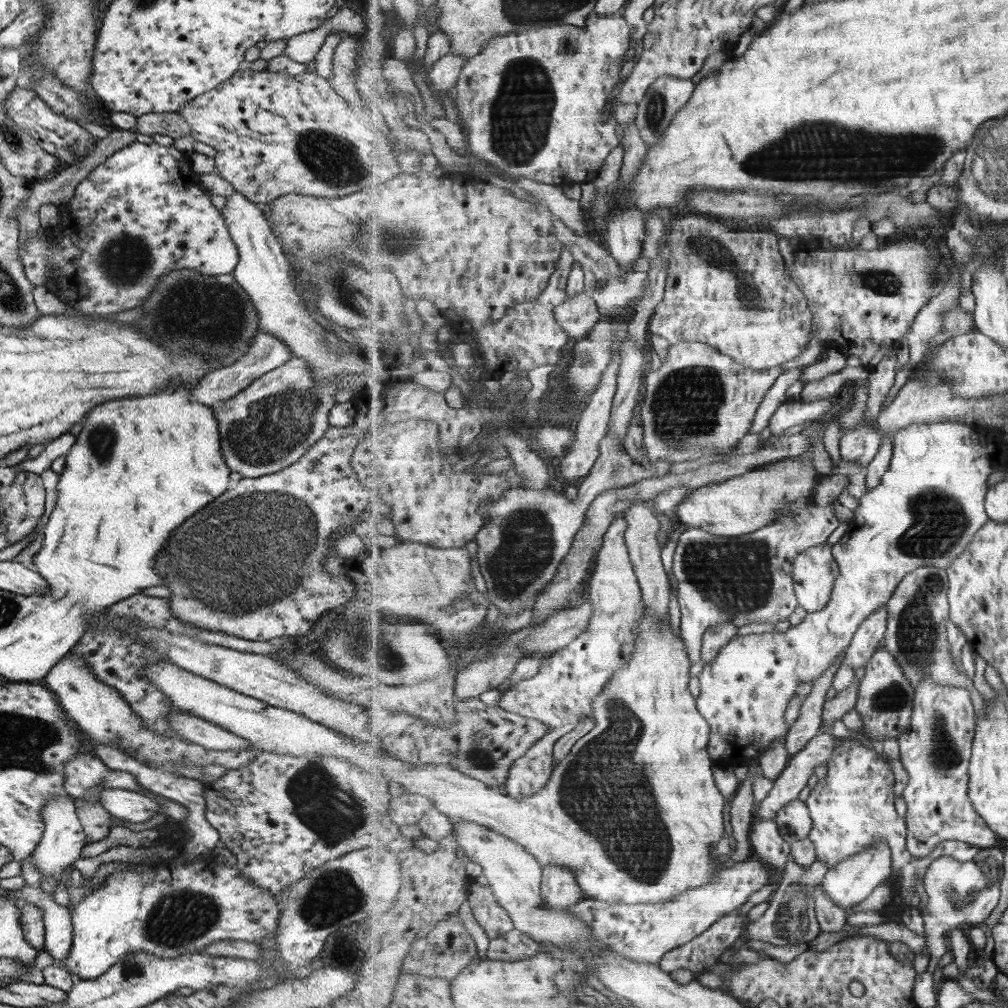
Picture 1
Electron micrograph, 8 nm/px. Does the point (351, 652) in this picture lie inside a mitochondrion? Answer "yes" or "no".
yes

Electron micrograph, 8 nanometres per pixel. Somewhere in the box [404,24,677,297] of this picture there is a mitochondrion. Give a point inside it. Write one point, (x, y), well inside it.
(521, 112)

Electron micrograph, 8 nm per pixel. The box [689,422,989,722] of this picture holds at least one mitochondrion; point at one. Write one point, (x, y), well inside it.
(939, 522)

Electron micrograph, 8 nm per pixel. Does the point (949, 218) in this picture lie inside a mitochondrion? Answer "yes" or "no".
no

